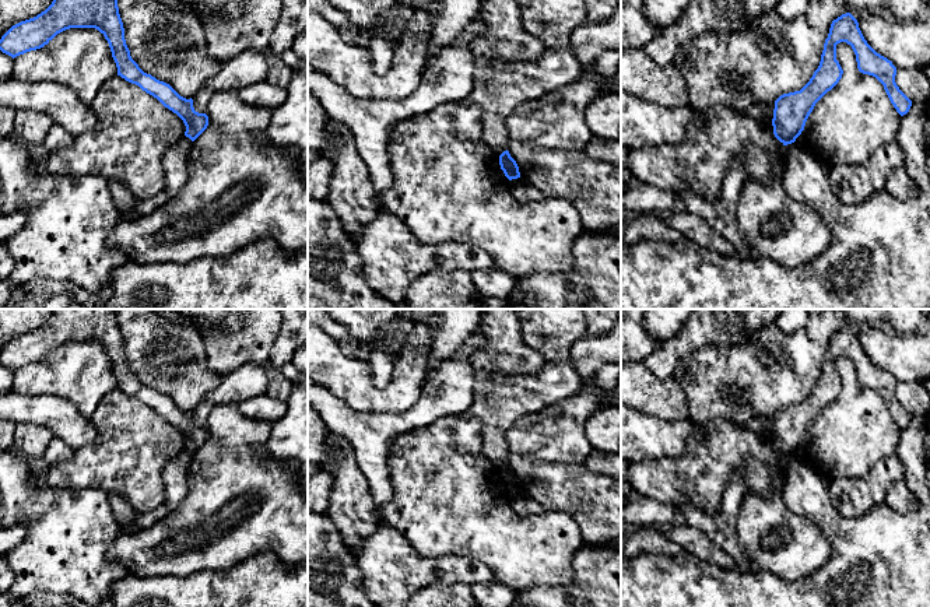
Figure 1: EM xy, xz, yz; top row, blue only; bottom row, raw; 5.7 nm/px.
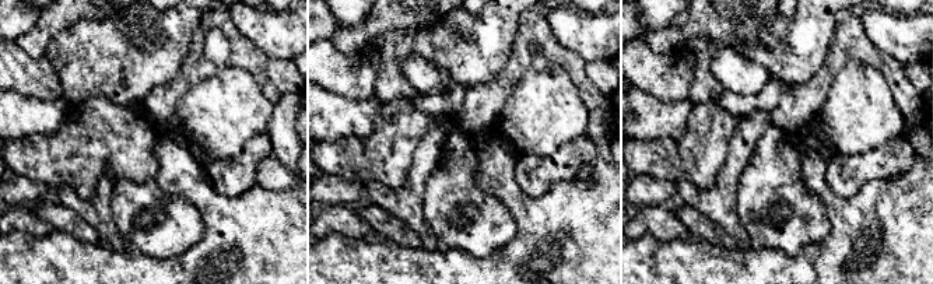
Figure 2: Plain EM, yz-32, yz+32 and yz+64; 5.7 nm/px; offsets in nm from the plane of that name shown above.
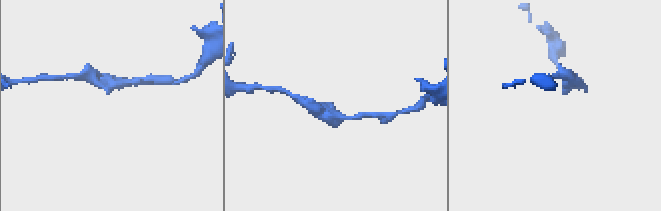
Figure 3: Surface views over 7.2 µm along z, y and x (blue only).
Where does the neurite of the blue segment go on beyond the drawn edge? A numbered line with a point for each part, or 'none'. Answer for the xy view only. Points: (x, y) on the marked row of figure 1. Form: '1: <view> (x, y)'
none

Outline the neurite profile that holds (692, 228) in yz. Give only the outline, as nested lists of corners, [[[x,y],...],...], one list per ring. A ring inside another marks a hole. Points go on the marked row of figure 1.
[[[687,210],[675,214],[671,214],[668,211],[663,214],[663,218],[666,224],[677,229],[684,239],[688,239],[695,245],[705,248],[709,252],[716,252],[724,256],[736,256],[736,249],[729,241],[717,234],[703,220],[692,215]]]

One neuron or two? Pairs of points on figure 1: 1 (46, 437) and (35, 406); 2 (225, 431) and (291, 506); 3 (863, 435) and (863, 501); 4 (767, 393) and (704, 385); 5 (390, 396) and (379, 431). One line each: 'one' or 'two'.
1: two
2: one
3: two
4: one
5: two

